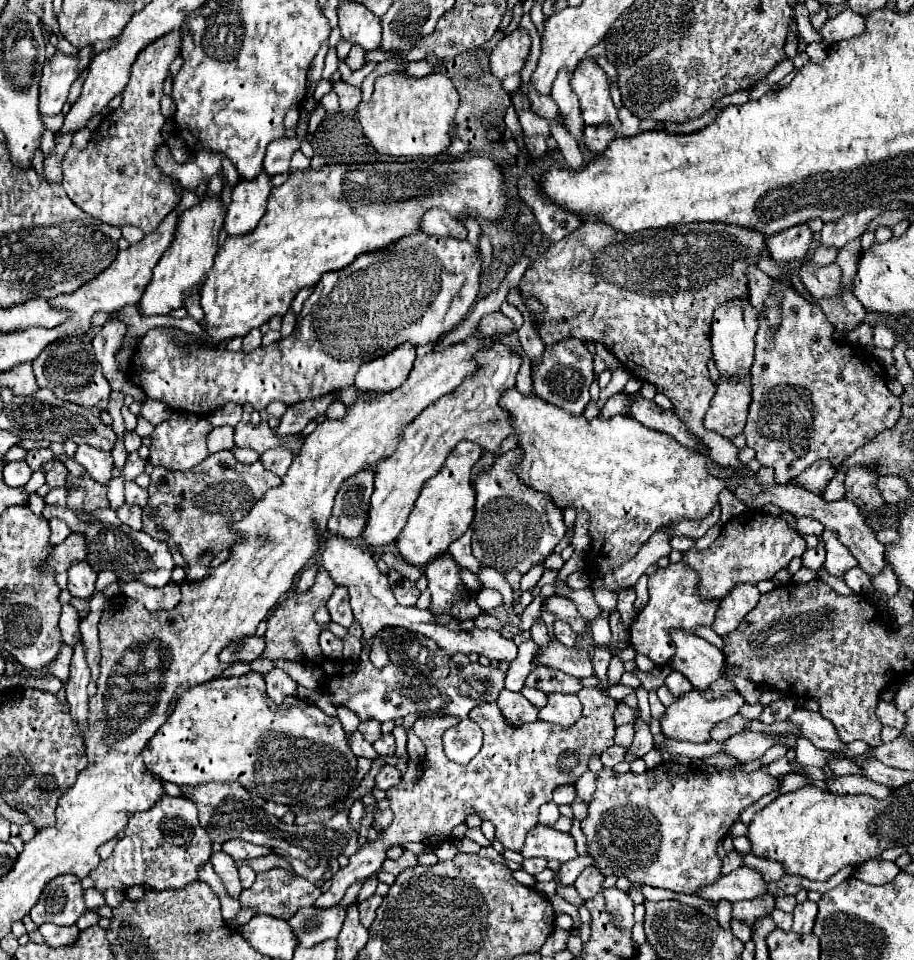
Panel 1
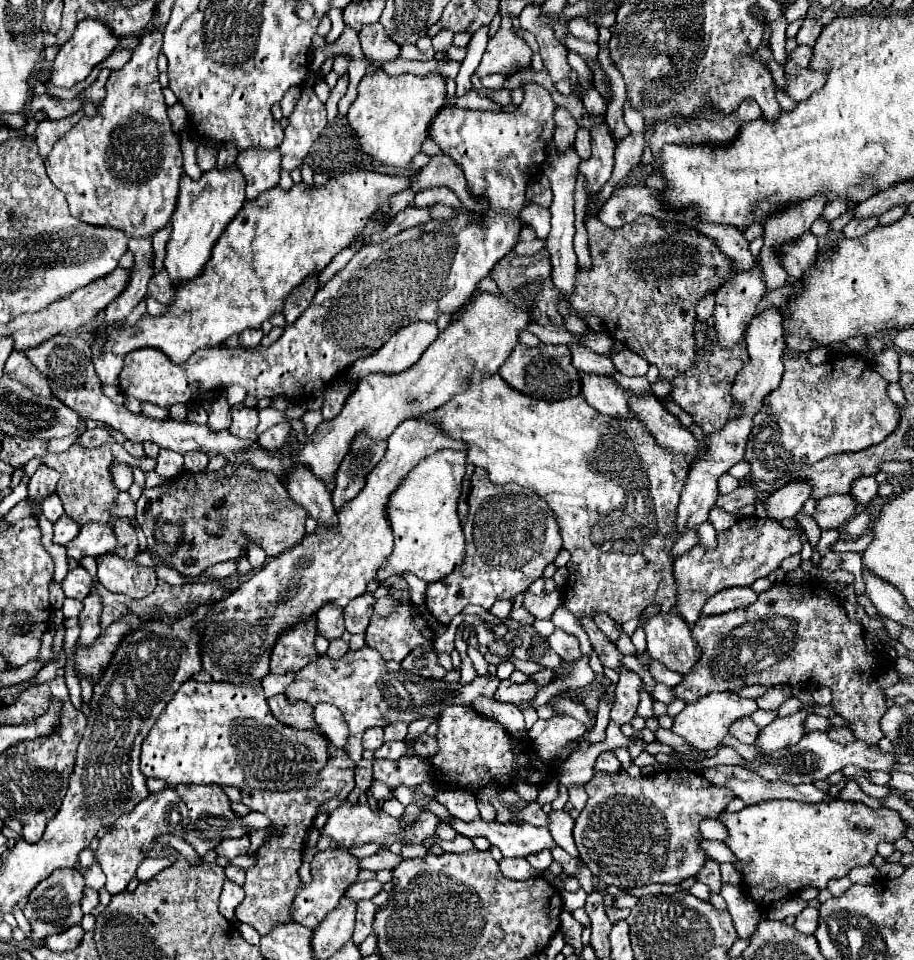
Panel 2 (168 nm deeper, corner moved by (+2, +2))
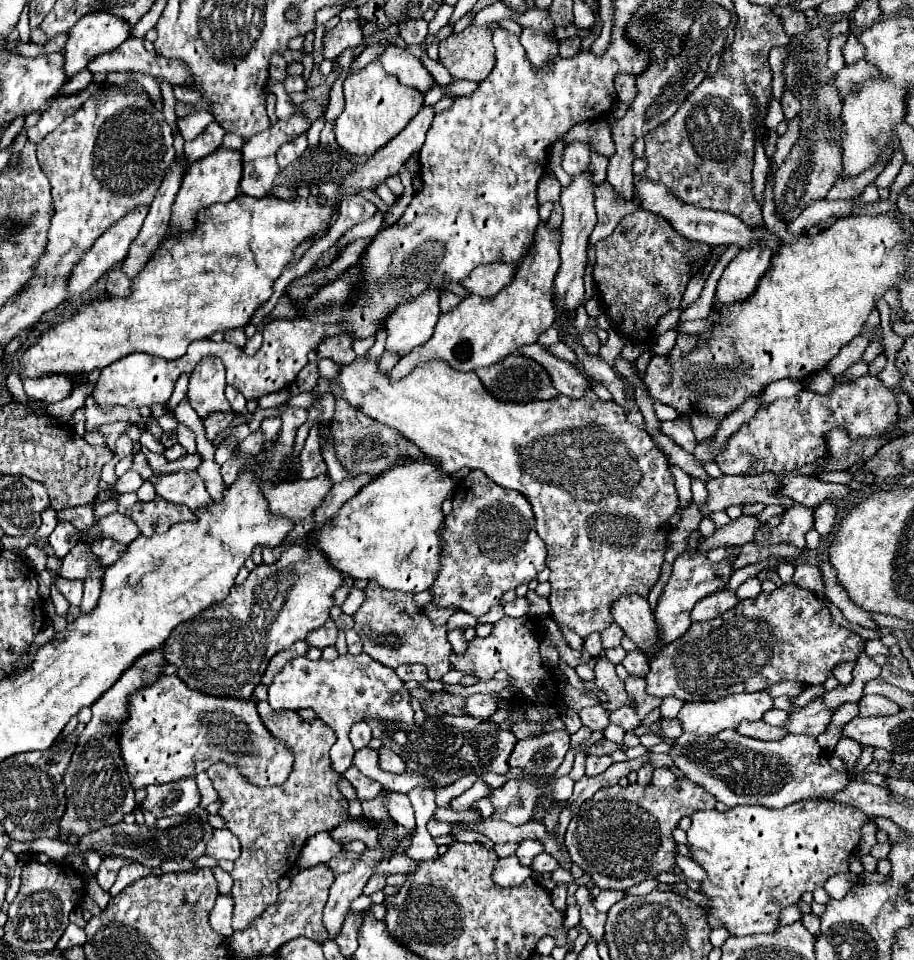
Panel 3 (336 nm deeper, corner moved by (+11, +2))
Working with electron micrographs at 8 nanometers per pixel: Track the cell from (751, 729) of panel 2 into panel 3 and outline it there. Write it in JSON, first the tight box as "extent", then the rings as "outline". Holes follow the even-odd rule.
{"extent":[736,721,786,741],"outline":[[[756,721],[756,723],[740,723],[740,727],[736,729],[742,735],[748,735],[752,739],[760,739],[760,741],[776,741],[782,739],[786,735],[786,729],[782,727],[772,727],[764,721]]]}

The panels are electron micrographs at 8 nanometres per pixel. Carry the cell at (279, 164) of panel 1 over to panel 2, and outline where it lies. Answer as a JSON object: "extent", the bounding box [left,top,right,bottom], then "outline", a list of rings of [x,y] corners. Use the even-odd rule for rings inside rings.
{"extent":[281,87,327,171],"outline":[[[303,87],[301,99],[297,101],[293,113],[289,115],[289,125],[285,127],[285,139],[281,149],[281,169],[293,171],[301,167],[313,141],[327,125],[325,103],[321,103],[313,87]]]}

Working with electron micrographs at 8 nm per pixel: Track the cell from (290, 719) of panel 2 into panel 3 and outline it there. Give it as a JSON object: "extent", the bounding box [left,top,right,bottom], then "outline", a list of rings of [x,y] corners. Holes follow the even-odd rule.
{"extent":[206,701,348,931],"outline":[[[258,701],[256,707],[272,735],[284,739],[294,751],[296,763],[288,781],[278,787],[254,787],[234,767],[224,763],[212,765],[206,771],[218,791],[218,797],[224,801],[218,815],[224,817],[226,827],[242,845],[242,853],[234,861],[234,871],[230,873],[234,879],[234,931],[244,931],[244,927],[248,927],[248,923],[264,911],[264,907],[276,903],[276,895],[280,893],[278,881],[294,869],[306,839],[320,831],[332,831],[338,827],[340,817],[348,815],[348,801],[338,789],[342,775],[332,769],[328,755],[336,741],[332,729],[322,719],[306,721],[296,711],[272,711],[266,701]]]}

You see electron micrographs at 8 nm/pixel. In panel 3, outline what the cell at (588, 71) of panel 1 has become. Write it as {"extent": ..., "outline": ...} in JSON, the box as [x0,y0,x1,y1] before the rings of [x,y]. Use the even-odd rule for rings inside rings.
{"extent":[554,169,596,313],"outline":[[[586,169],[584,173],[572,177],[572,183],[568,187],[562,189],[560,195],[560,205],[564,211],[564,221],[562,221],[562,243],[560,243],[560,271],[556,273],[554,279],[554,289],[558,295],[558,309],[568,309],[570,313],[574,313],[574,309],[582,303],[584,299],[584,265],[586,265],[586,247],[588,247],[588,239],[590,233],[596,227],[596,209],[594,209],[594,181],[592,181],[592,173]]]}

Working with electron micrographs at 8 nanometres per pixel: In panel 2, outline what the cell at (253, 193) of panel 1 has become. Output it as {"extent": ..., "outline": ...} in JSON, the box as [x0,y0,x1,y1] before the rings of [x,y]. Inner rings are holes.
{"extent":[235,149,279,199],"outline":[[[245,149],[239,153],[235,165],[241,169],[247,181],[247,199],[255,199],[259,193],[269,191],[279,185],[279,149],[259,151],[259,149]]]}

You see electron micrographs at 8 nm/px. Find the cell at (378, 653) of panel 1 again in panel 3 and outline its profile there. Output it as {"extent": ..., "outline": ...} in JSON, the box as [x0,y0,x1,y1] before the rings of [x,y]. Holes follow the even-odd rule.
{"extent":[354,581,452,679],"outline":[[[370,581],[364,591],[366,601],[354,613],[354,631],[364,643],[364,653],[390,669],[396,669],[402,663],[422,663],[426,665],[430,679],[442,679],[450,671],[452,655],[446,627],[434,627],[424,611],[414,605],[414,595],[380,587],[374,581]]]}

